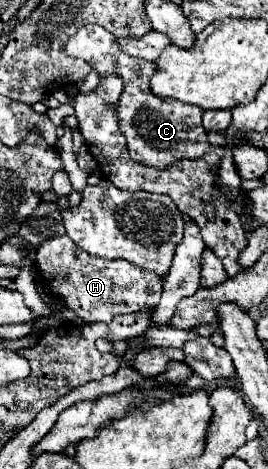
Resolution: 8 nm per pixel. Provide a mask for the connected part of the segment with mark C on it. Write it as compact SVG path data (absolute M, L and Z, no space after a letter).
M85 26L75 36L69 38L65 52L73 58L81 58L89 62L89 66L99 74L99 78L115 74L123 78L125 88L115 104L115 112L119 118L119 128L127 138L129 156L149 168L165 170L179 160L193 160L207 152L207 132L201 126L201 108L193 104L181 104L179 100L161 100L149 92L149 78L155 72L155 64L147 60L133 60L121 52L115 36L101 26Z

